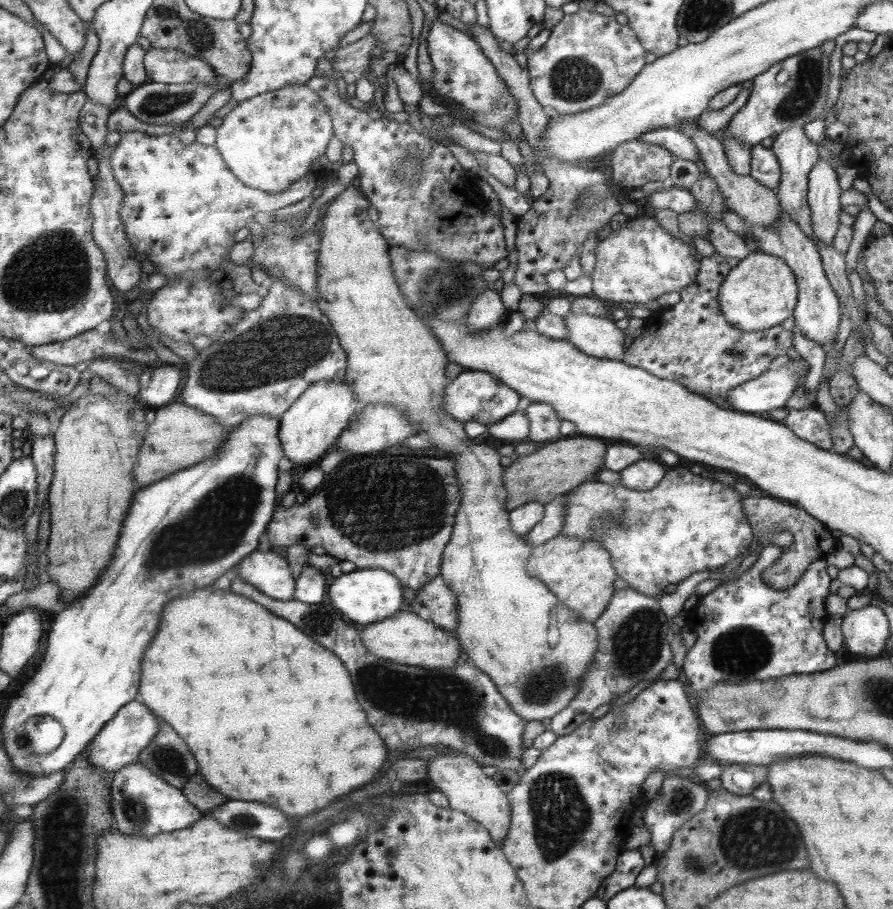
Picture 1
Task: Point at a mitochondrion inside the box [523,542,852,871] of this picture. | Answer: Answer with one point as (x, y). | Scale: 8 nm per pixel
(562, 817)

